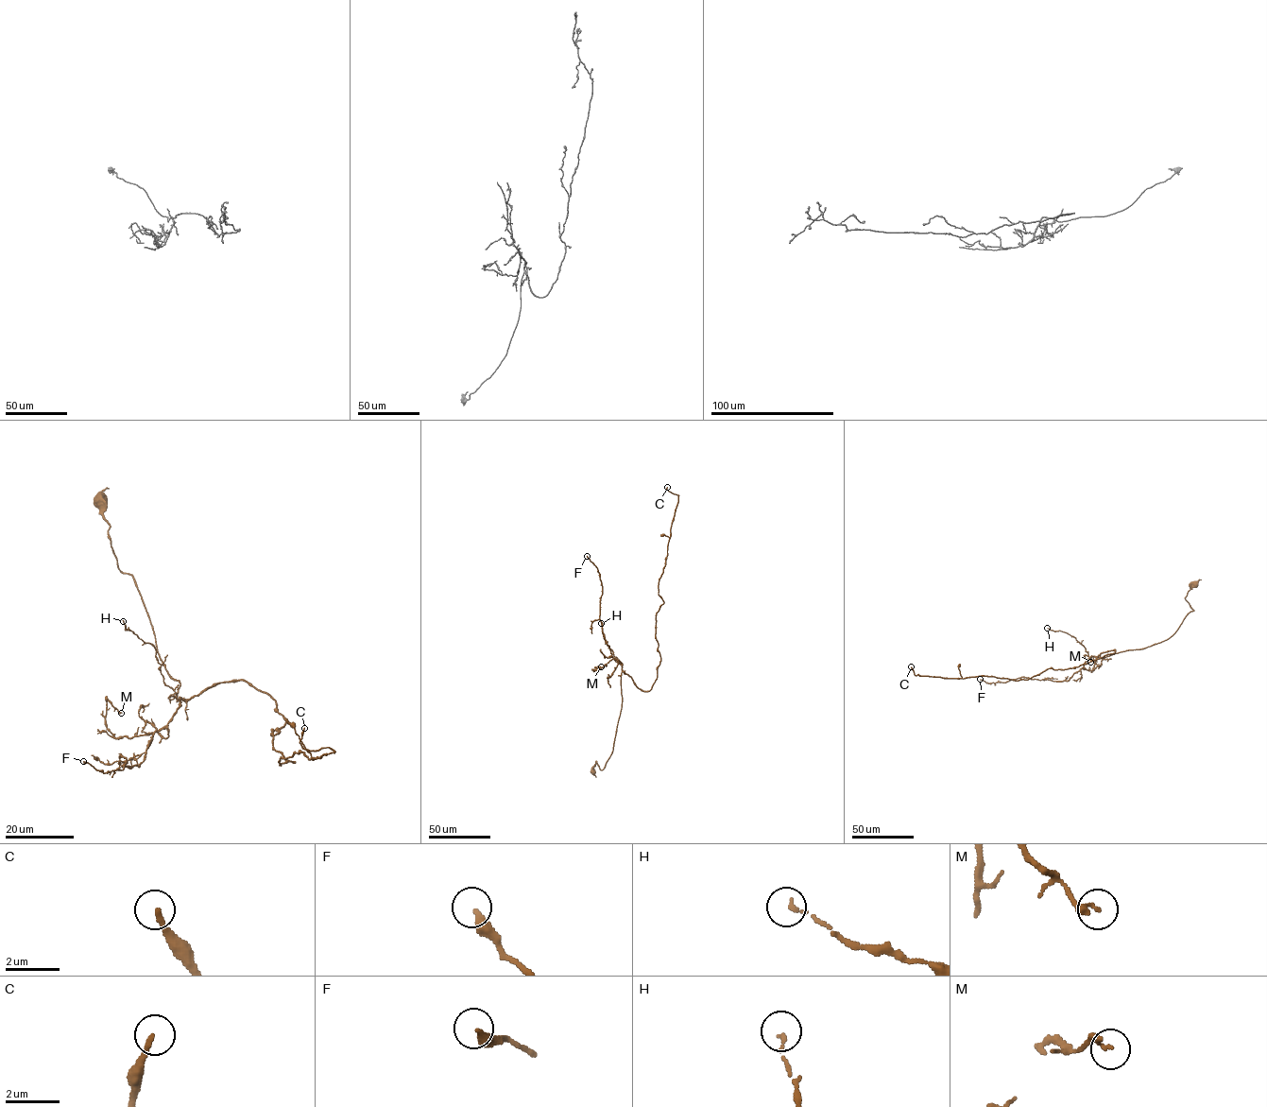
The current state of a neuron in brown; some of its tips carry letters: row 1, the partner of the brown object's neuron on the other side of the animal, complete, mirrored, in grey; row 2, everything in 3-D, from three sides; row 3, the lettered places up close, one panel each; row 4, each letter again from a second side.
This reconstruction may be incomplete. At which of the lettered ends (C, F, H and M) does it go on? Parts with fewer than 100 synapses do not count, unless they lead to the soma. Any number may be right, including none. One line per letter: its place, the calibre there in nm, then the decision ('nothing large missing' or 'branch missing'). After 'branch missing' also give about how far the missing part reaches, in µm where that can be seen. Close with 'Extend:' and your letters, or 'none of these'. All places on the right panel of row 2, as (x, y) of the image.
C: place (911, 666); calibre 180 nm; branch missing; missing 550 µm
F: place (980, 679); calibre 320 nm; nothing large missing
H: place (1047, 628); calibre 130 nm; nothing large missing
M: place (1090, 662); calibre 220 nm; nothing large missing
Extend: C

